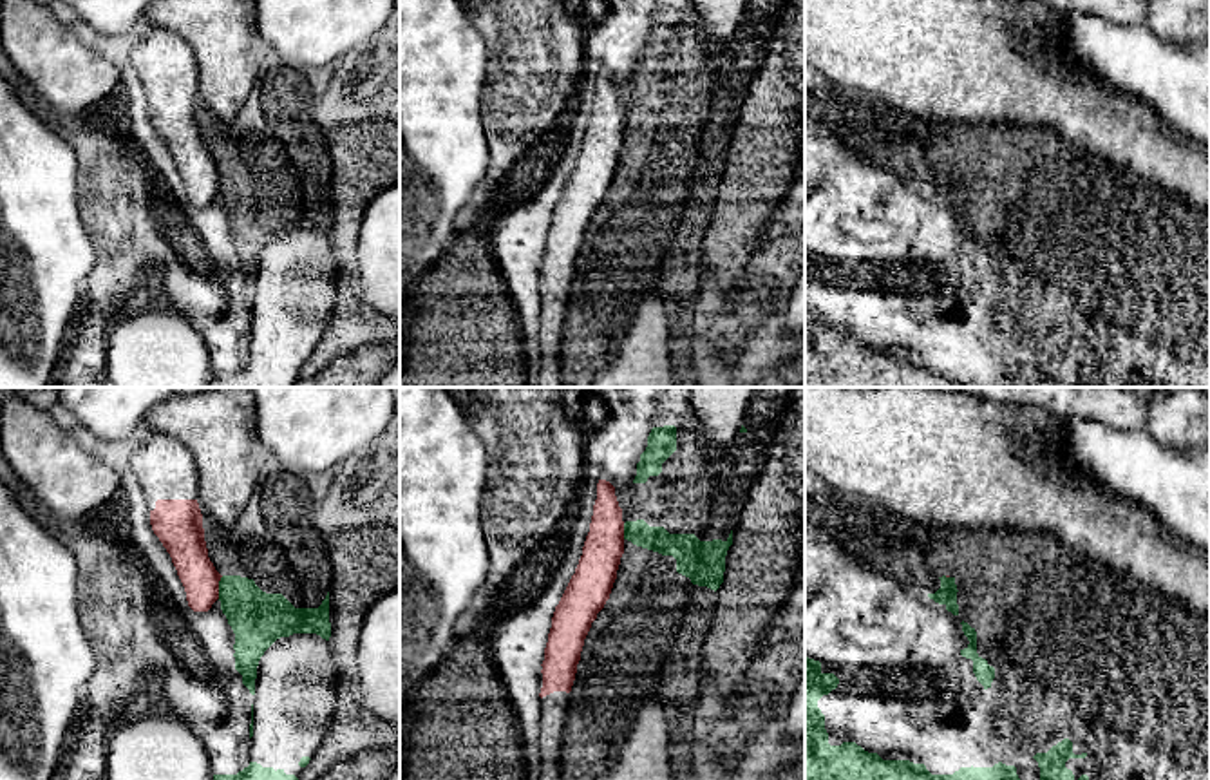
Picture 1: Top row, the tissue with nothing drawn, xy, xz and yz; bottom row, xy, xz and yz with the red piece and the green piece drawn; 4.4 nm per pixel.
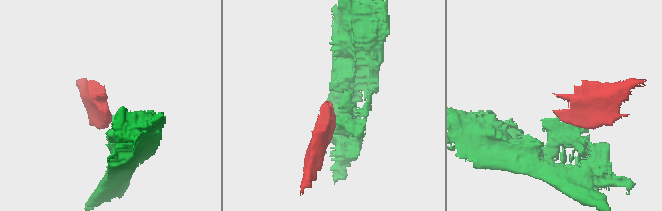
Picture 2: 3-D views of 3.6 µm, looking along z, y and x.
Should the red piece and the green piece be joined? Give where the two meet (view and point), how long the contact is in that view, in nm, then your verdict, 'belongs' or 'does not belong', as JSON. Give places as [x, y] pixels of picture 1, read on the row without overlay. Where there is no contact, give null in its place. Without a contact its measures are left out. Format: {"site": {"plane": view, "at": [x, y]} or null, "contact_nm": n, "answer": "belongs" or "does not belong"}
{"site": {"plane": "xy", "at": [217, 181]}, "contact_nm": 110, "answer": "does not belong"}

